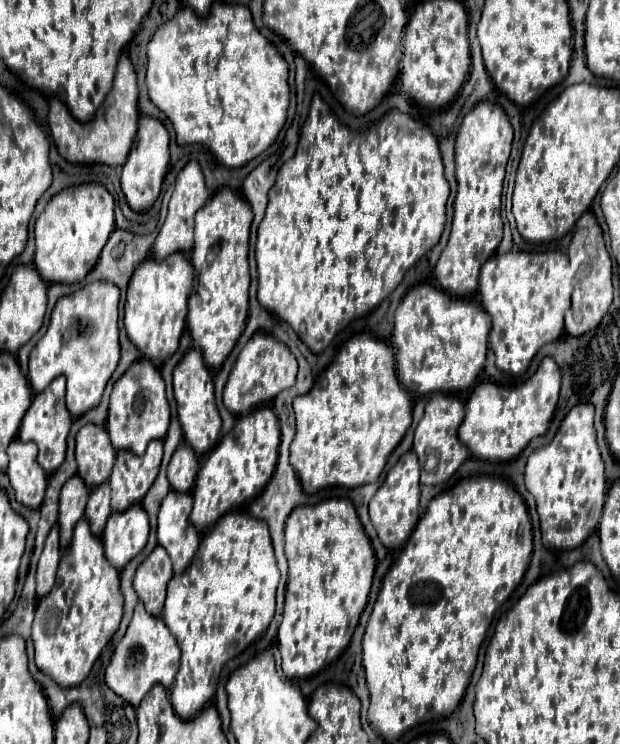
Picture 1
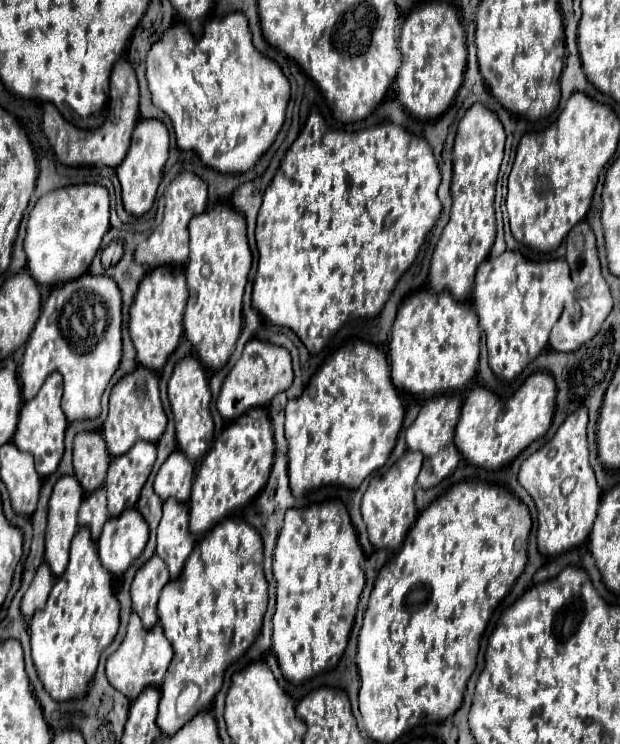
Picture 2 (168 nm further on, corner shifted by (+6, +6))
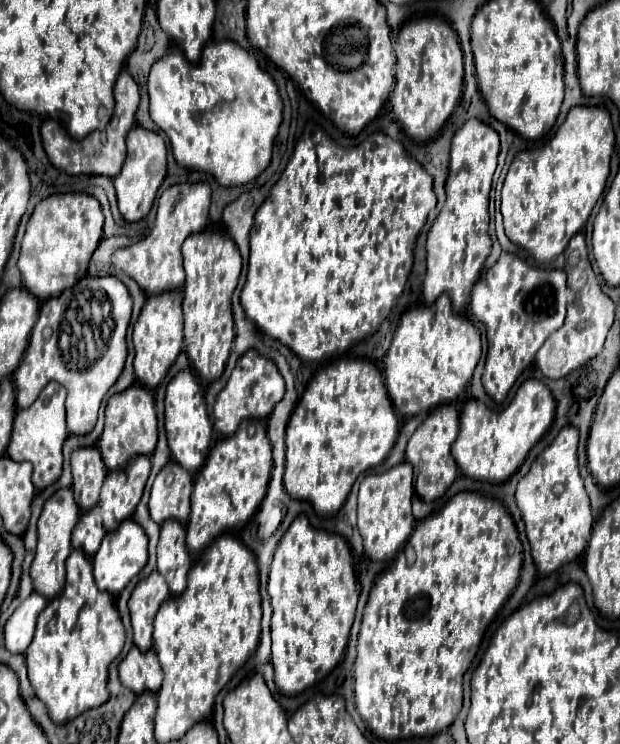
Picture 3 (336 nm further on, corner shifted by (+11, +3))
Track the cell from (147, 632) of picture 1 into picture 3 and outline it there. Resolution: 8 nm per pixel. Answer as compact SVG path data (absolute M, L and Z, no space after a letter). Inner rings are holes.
M133 646L119 666L119 678L121 684L133 690L135 694L143 694L145 690L155 694L161 688L163 680L163 672L157 662L155 650L141 652L137 646Z

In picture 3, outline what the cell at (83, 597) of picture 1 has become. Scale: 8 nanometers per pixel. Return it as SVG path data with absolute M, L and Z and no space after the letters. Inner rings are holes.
M73 550L67 558L65 590L41 612L25 656L29 682L37 698L49 708L53 722L69 722L109 700L109 664L119 656L123 644L125 630L113 596L97 590L91 558L85 558L83 550Z

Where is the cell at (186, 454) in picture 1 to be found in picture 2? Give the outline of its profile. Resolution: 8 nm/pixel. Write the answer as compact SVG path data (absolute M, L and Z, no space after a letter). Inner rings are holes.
M176 449L162 463L154 481L154 491L162 499L176 497L178 501L188 501L192 477L194 477L194 463L186 455L182 455L180 449Z

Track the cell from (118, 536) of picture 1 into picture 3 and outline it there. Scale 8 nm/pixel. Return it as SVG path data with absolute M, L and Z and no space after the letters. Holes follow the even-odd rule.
M125 520L115 532L105 534L101 548L93 556L95 582L97 582L99 590L117 596L129 584L129 580L143 570L145 564L147 564L147 536L137 522Z

